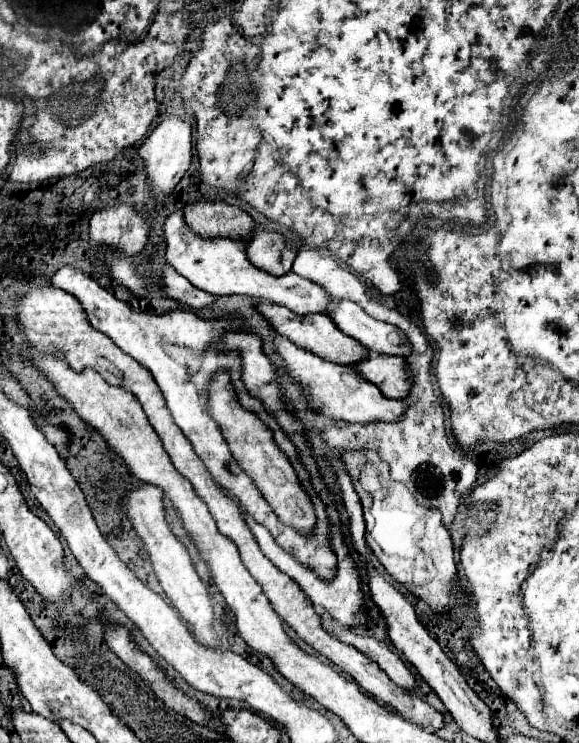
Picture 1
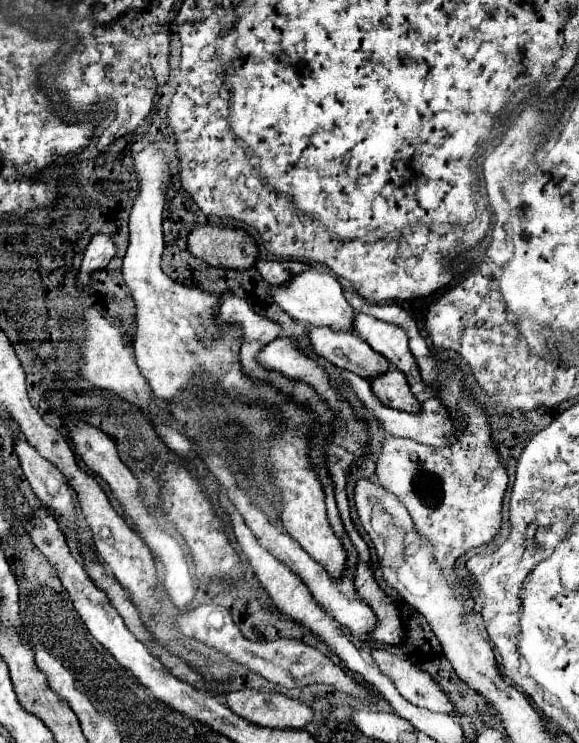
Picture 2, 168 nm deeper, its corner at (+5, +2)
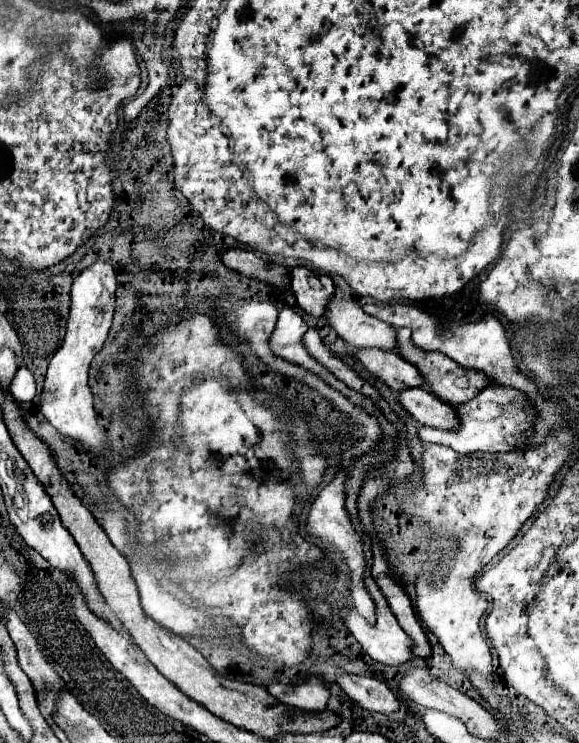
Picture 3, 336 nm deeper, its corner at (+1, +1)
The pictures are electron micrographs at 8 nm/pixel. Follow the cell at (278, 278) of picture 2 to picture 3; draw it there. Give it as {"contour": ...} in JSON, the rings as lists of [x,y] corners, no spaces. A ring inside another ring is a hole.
{"contour":[[[291,268],[289,272],[291,292],[297,304],[313,316],[323,316],[327,300],[333,296],[333,280],[327,274],[319,274],[309,268]],[[321,282],[321,288],[319,288]]]}

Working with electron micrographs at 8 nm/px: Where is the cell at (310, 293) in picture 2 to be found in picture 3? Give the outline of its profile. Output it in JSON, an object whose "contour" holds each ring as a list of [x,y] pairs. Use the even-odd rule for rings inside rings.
{"contour":[[[335,294],[335,298],[329,298],[327,302],[323,318],[339,334],[339,338],[353,346],[377,346],[383,350],[395,348],[395,328],[375,316],[365,314],[355,300]]]}

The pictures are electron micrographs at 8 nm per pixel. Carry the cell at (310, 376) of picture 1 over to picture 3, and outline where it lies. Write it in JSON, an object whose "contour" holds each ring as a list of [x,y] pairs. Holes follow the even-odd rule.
{"contour":[[[491,386],[481,390],[473,400],[465,404],[455,406],[455,414],[459,420],[457,430],[439,430],[429,428],[423,424],[417,424],[417,436],[425,444],[443,444],[453,448],[459,454],[471,454],[471,452],[507,452],[515,450],[517,446],[523,446],[525,434],[531,434],[535,412],[527,406],[527,400],[523,394],[511,388]]]}

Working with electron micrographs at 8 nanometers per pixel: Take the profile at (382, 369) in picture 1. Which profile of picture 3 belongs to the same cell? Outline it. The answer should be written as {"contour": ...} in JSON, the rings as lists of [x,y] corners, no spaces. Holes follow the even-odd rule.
{"contour":[[[407,388],[397,394],[397,402],[419,422],[433,428],[453,430],[457,426],[457,416],[453,414],[453,406],[439,402],[433,394],[423,388]]]}

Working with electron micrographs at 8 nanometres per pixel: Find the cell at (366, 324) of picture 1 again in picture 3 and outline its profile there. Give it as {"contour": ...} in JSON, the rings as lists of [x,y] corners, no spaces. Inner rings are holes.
{"contour":[[[397,328],[395,352],[397,352],[403,360],[407,360],[409,364],[413,364],[413,366],[419,370],[419,374],[421,374],[423,380],[425,380],[423,388],[425,388],[427,392],[435,394],[441,402],[447,402],[447,404],[453,404],[453,406],[455,406],[455,404],[461,404],[461,402],[467,402],[467,400],[471,400],[477,392],[481,392],[481,390],[489,384],[489,380],[487,380],[485,374],[481,374],[481,372],[477,372],[477,370],[465,370],[465,368],[461,368],[457,362],[453,362],[451,358],[447,358],[447,356],[441,354],[441,352],[425,352],[425,350],[415,348],[415,344],[411,342],[411,332],[409,332],[407,328]]]}

